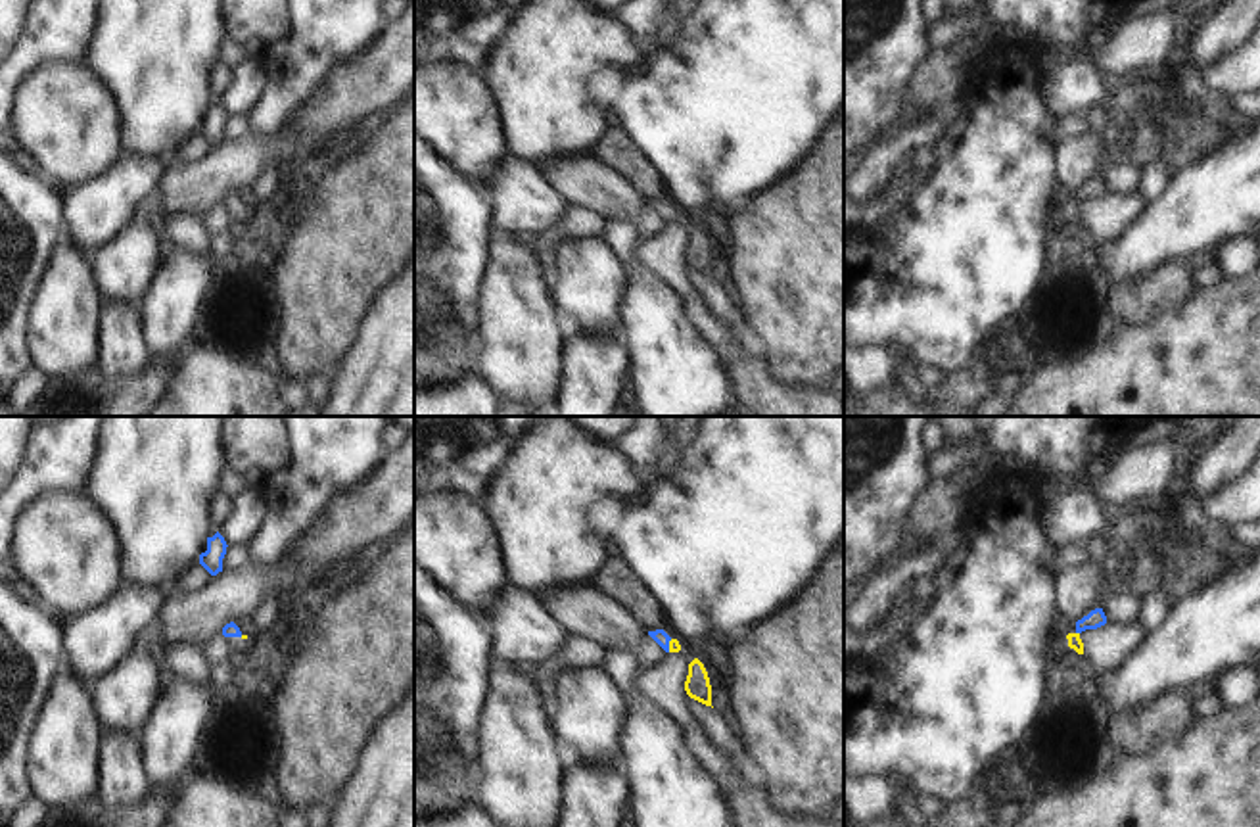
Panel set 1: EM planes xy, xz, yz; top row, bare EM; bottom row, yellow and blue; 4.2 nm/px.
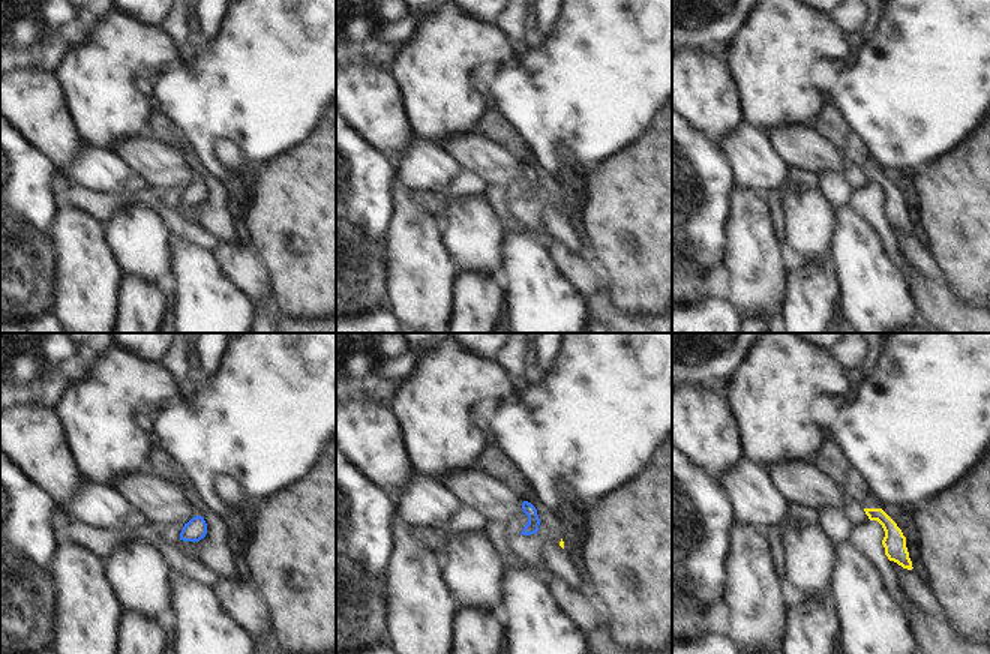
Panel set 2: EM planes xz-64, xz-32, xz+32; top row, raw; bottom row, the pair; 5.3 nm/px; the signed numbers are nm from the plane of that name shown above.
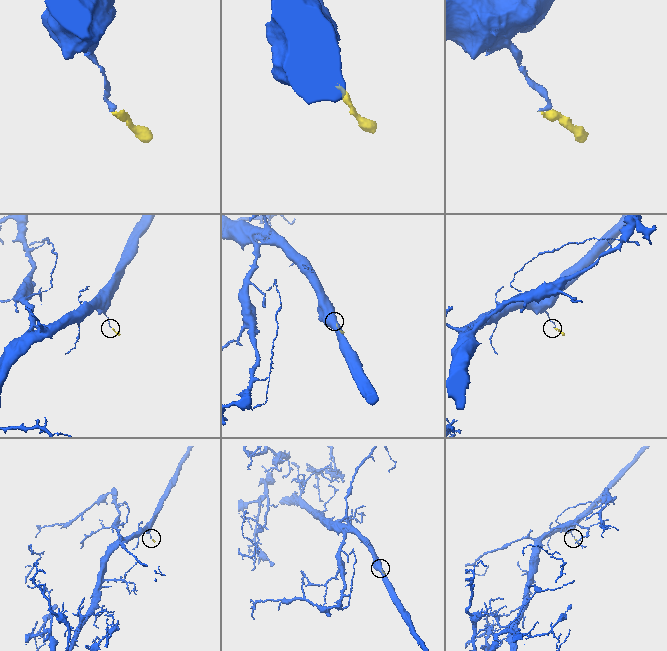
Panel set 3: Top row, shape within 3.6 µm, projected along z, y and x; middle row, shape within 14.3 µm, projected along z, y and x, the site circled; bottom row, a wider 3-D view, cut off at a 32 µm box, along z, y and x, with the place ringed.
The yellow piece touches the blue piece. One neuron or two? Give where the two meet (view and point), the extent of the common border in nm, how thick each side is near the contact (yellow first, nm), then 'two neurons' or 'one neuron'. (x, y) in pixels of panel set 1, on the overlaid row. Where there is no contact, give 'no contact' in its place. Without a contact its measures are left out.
xz (670, 645) | 60 nm | 50/60 nm | one neuron

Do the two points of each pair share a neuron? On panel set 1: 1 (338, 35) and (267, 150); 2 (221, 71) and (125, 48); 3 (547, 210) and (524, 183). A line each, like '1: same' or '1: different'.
1: different
2: different
3: same

